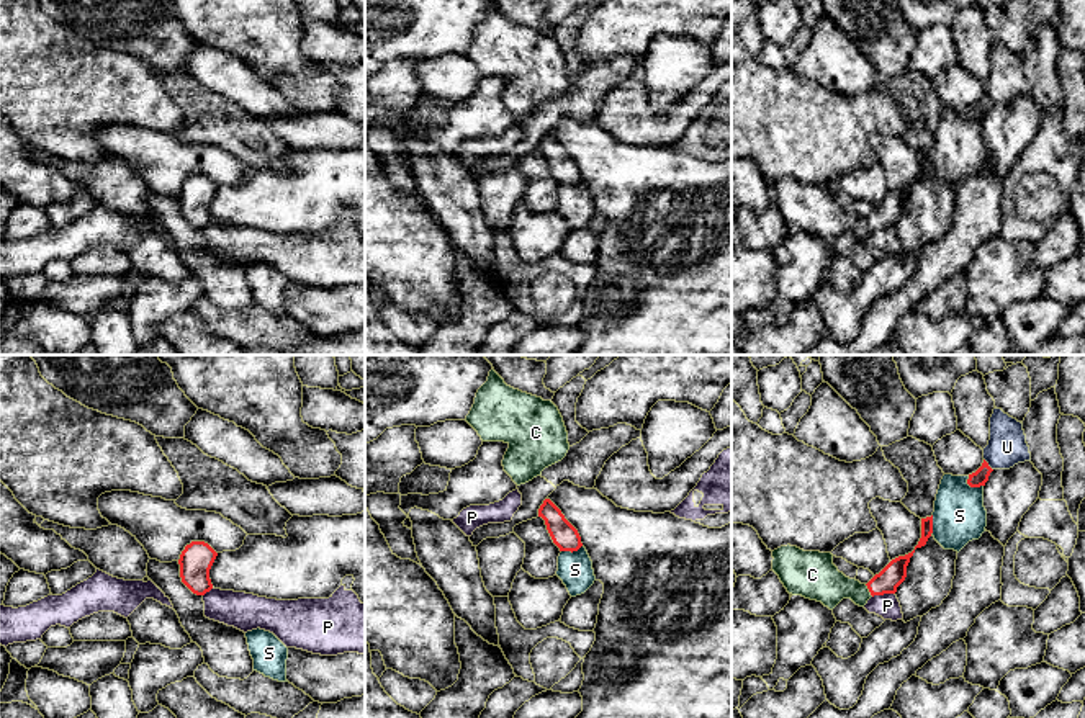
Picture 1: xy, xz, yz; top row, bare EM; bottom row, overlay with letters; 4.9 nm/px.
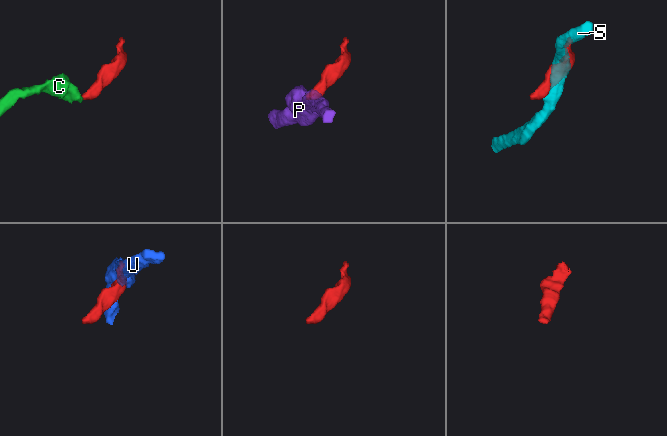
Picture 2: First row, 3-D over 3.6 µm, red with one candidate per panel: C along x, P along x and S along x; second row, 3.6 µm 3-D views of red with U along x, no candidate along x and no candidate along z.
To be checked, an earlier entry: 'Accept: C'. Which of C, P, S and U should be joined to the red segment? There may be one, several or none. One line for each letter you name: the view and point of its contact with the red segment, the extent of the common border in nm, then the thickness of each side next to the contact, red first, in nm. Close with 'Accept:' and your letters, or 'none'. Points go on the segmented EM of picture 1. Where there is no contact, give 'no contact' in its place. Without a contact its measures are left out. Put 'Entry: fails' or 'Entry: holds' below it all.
C: meets red in yz at (869, 591); contact 80 nm long; 120 nm thick on the red side, 200 nm on the other
Accept: C
Entry: holds

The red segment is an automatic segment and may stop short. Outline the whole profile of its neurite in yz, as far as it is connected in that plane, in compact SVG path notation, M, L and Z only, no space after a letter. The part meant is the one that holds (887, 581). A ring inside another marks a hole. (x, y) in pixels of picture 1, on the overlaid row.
M781 546L772 551L772 571L792 595L822 602L833 610L843 599L864 607L874 595L895 594L907 577L907 566L915 550L892 559L867 584L846 577L833 564L831 553L804 551L797 546Z

